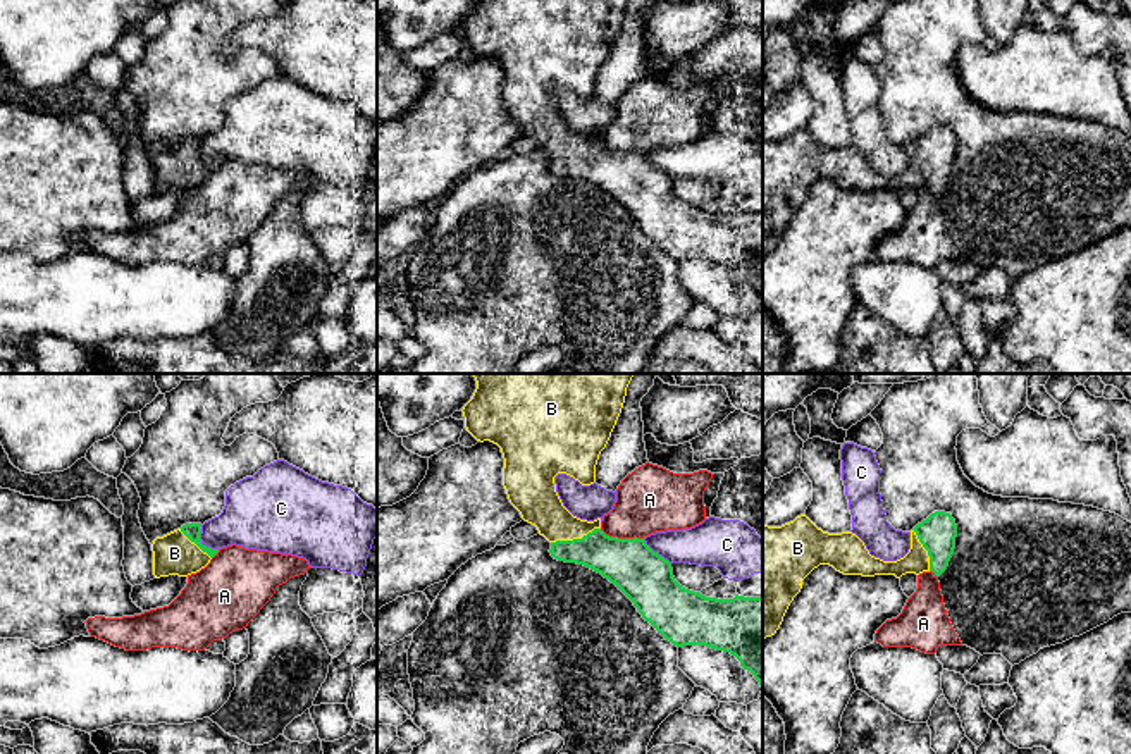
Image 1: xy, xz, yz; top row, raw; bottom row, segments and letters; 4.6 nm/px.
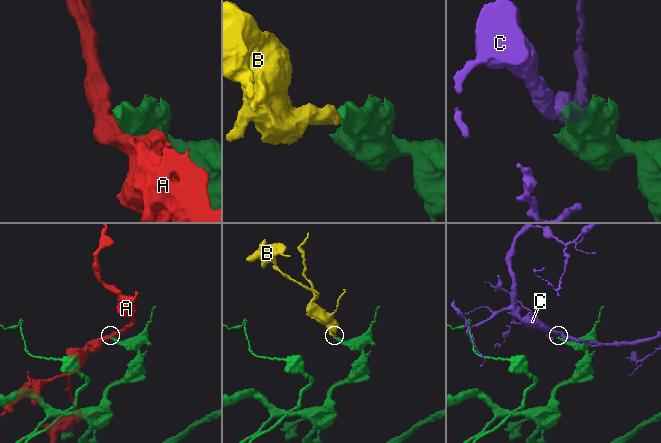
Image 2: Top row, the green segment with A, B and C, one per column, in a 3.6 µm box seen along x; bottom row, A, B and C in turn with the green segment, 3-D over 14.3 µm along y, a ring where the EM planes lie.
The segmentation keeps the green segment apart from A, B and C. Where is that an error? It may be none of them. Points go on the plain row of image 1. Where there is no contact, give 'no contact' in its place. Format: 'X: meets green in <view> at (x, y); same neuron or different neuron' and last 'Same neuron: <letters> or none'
A: meets green in xz at (622, 154); different neuron
B: meets green in xz at (575, 154); same neuron
C: meets green in xy at (200, 157); different neuron
Same neuron: B

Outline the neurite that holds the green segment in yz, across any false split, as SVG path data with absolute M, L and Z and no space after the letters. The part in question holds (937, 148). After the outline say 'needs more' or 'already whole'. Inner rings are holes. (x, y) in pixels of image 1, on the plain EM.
M935 126L911 145L911 164L897 176L883 176L852 146L828 148L806 129L782 141L763 138L763 253L780 243L802 203L802 195L819 179L844 189L895 189L933 186L940 191L954 169L957 139L950 127Z; needs more

